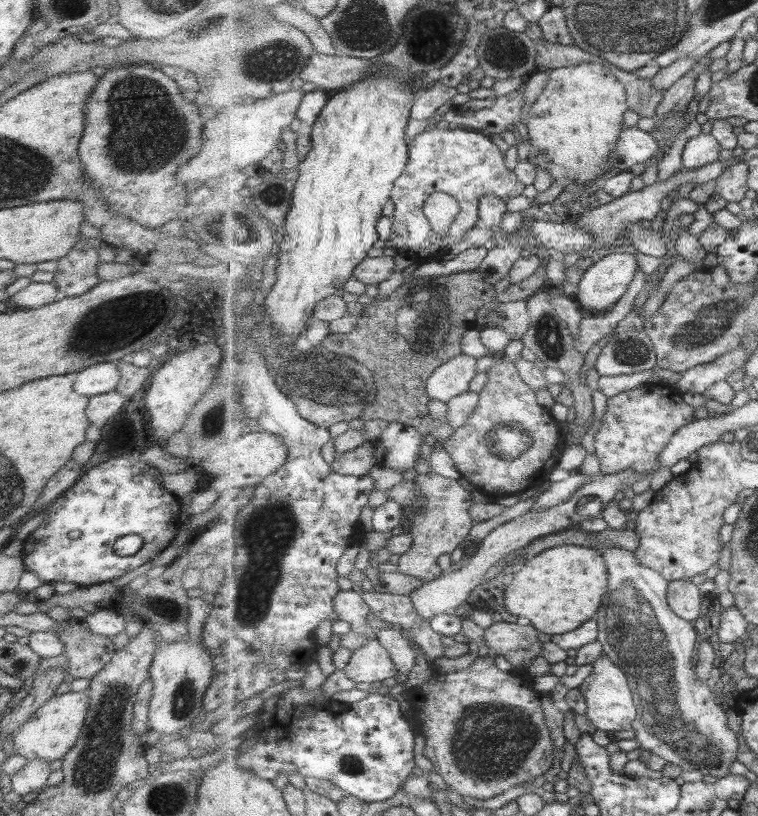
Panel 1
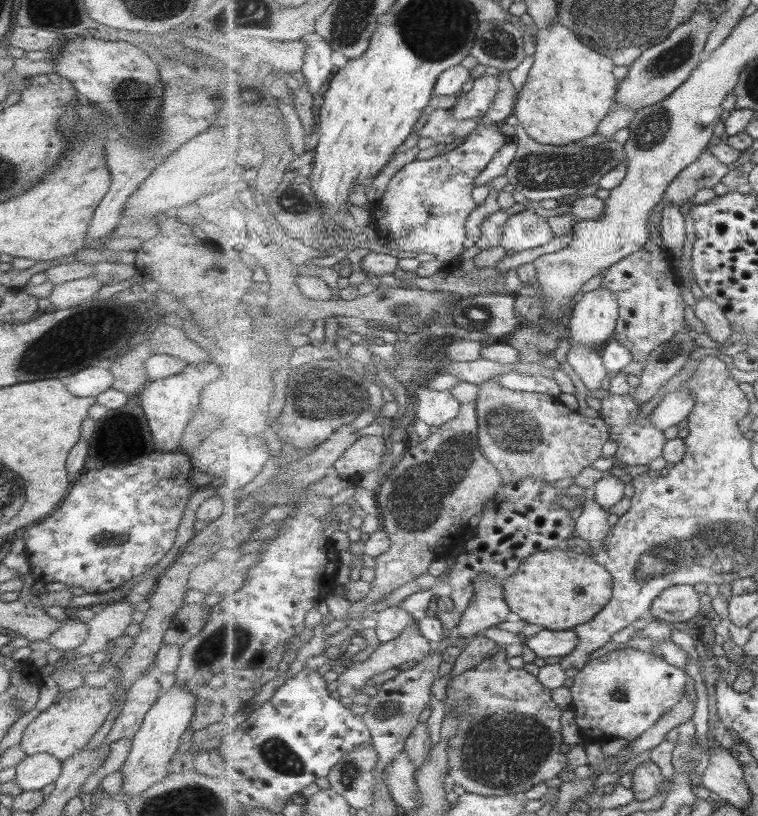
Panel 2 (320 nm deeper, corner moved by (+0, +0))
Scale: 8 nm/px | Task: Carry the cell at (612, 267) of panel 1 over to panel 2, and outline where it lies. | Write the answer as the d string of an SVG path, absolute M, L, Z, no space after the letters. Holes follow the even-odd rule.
M599 288L581 295L569 322L571 346L593 346L612 340L616 333L620 306L608 289Z

